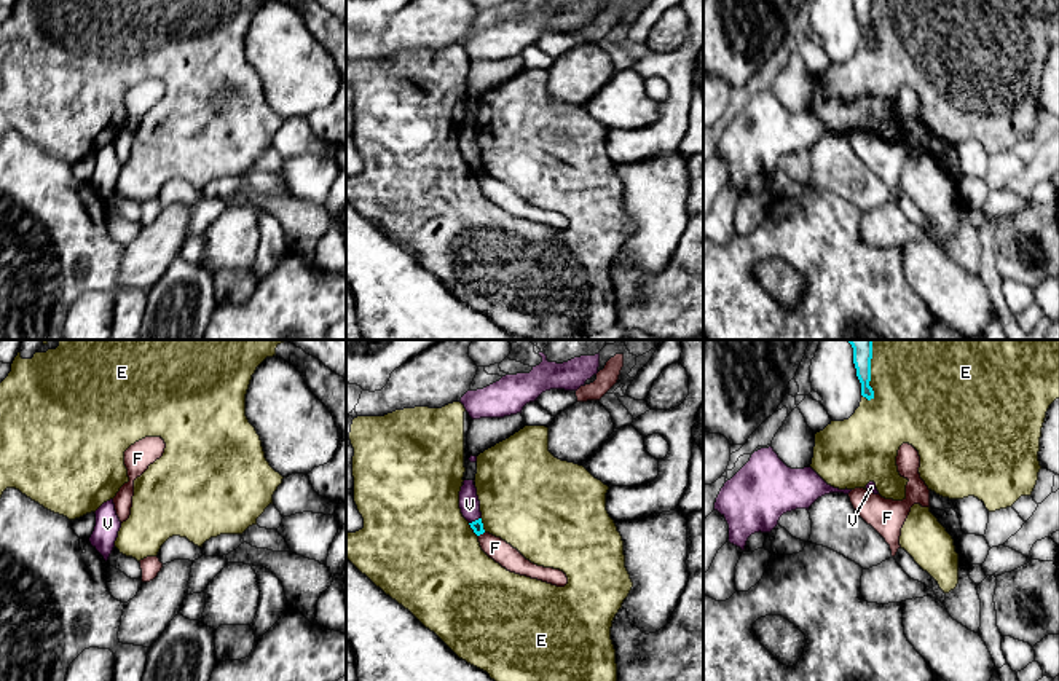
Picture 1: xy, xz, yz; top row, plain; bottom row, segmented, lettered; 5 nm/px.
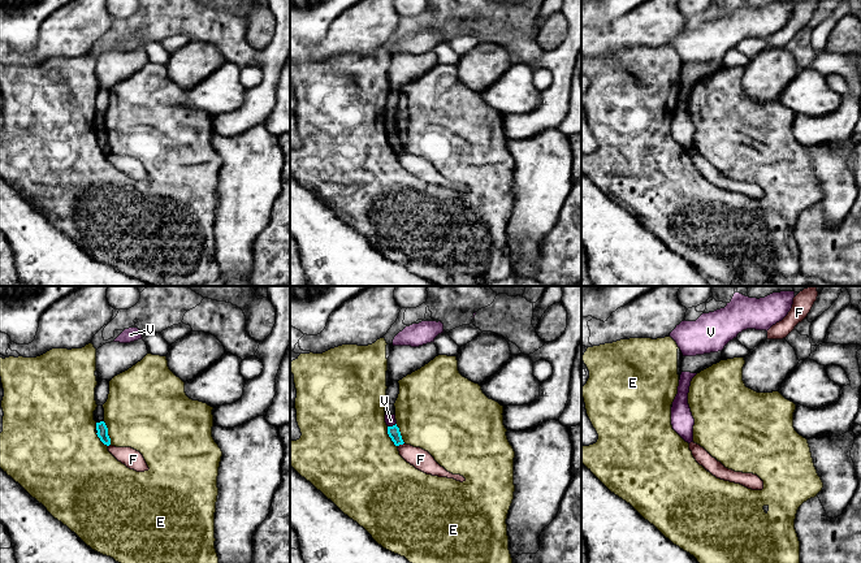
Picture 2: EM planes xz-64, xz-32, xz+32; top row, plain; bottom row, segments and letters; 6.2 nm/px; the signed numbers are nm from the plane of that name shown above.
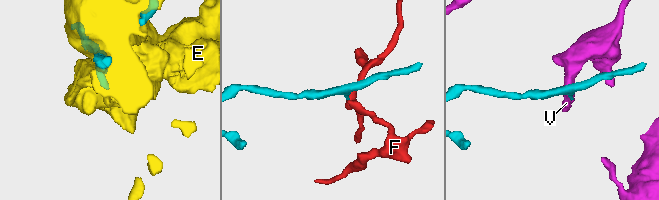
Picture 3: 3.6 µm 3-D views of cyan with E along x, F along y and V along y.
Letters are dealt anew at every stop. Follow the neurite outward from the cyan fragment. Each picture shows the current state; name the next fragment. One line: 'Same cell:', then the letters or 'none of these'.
Same cell: none of these

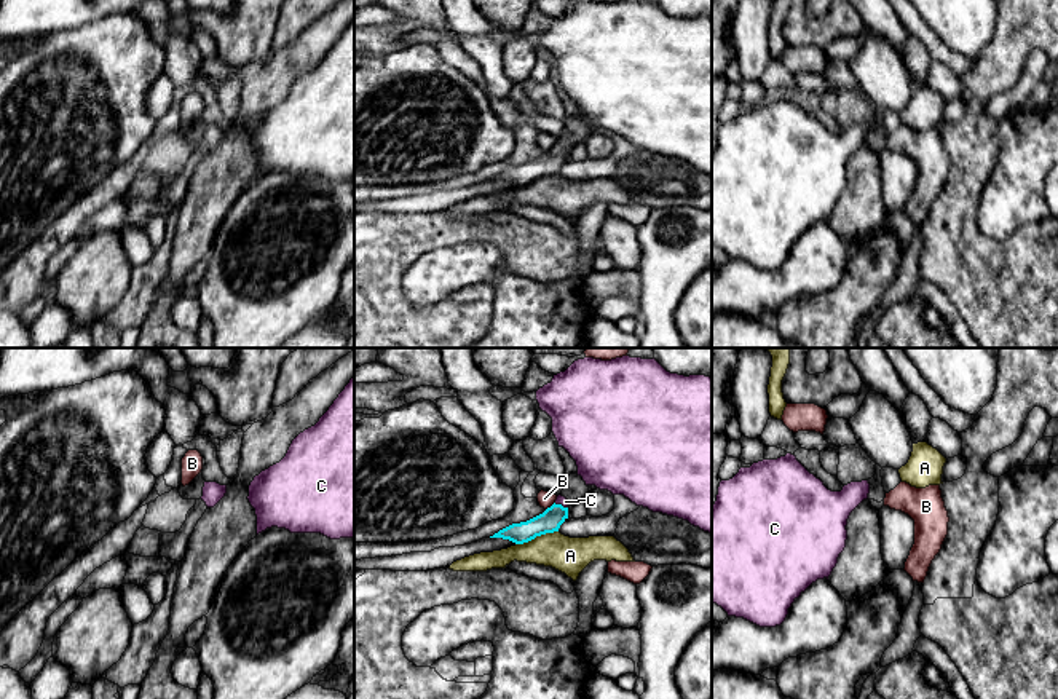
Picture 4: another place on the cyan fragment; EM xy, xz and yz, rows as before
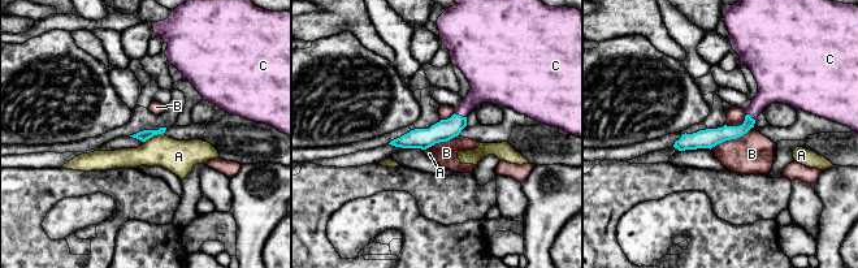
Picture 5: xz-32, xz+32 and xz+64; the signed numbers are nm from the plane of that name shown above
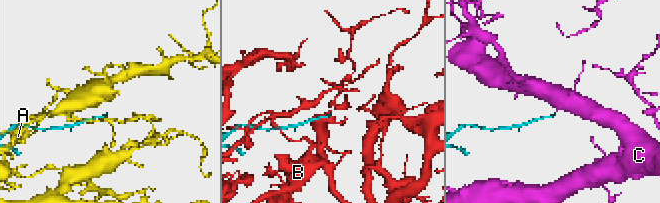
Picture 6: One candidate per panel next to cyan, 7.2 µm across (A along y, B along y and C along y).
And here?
Same cell: C

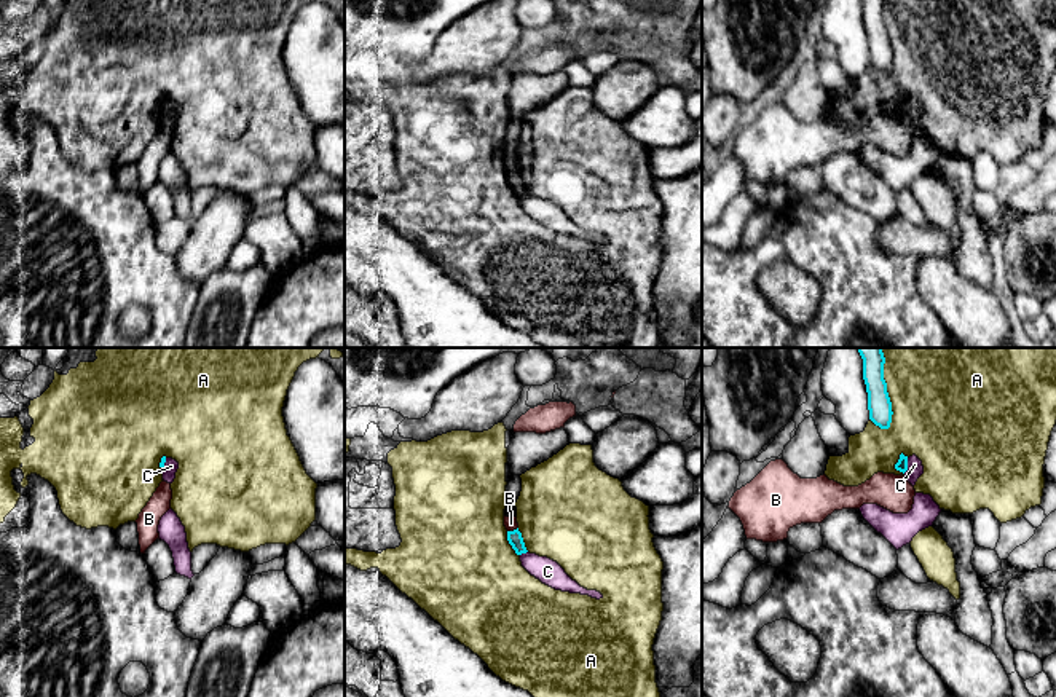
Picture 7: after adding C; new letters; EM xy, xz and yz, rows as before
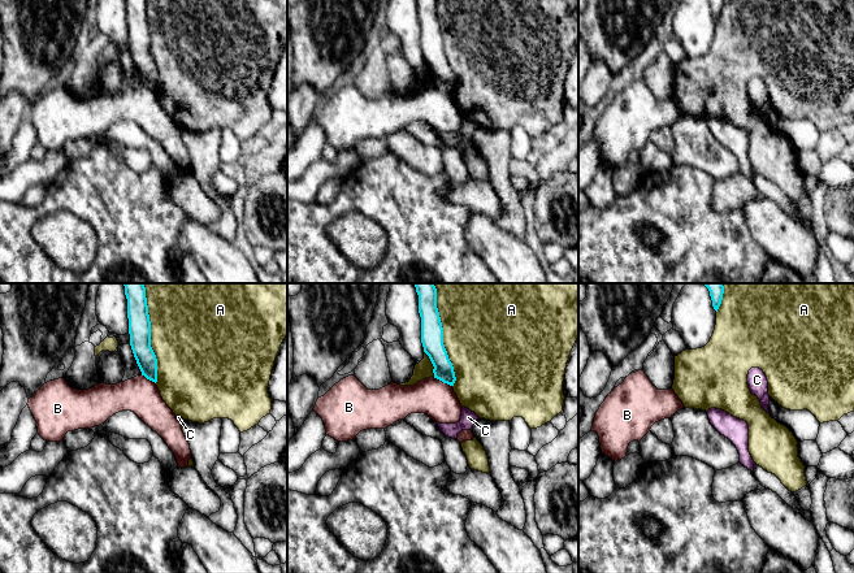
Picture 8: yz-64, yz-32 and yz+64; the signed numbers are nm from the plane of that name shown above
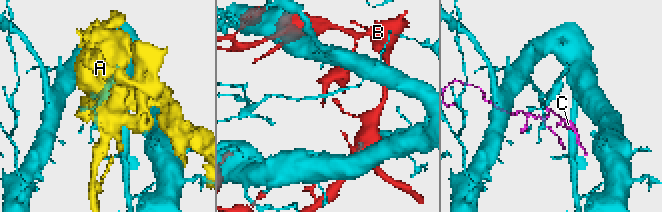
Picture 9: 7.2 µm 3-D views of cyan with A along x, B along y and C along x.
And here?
Same cell: none of these

